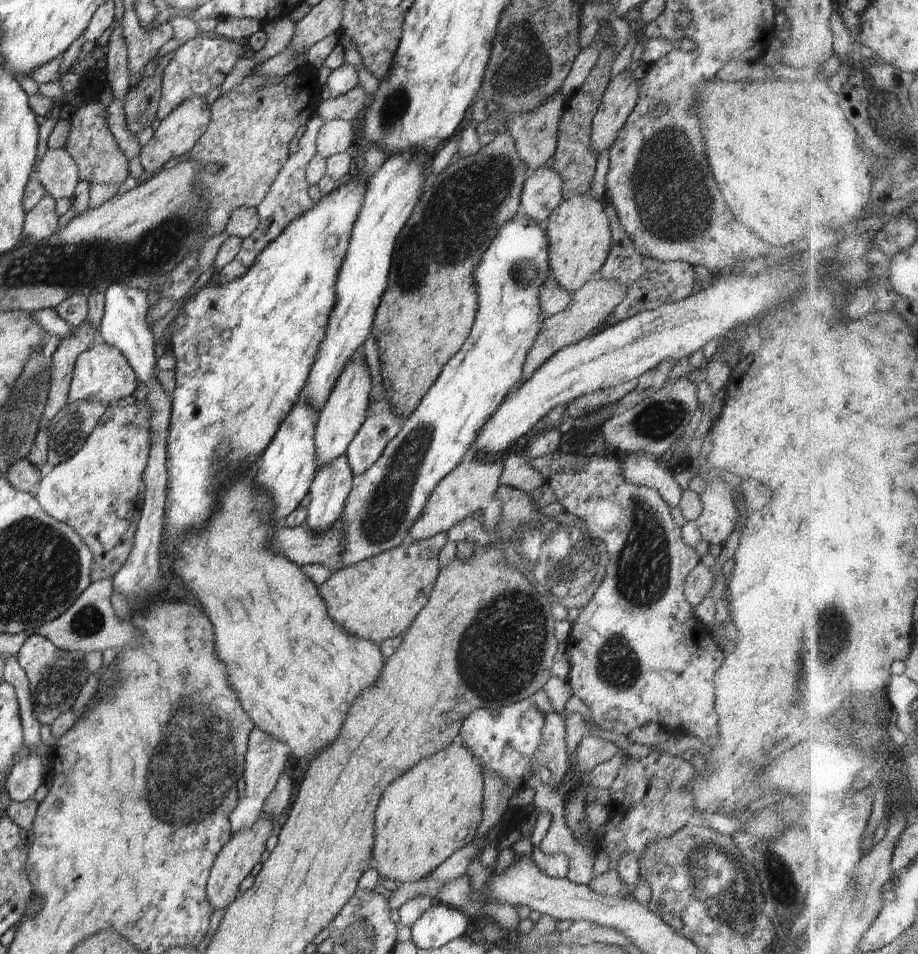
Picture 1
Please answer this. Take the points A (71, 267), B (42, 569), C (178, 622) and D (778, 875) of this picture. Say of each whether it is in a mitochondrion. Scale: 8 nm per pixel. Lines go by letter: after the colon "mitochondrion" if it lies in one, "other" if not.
A: mitochondrion
B: mitochondrion
C: other
D: mitochondrion

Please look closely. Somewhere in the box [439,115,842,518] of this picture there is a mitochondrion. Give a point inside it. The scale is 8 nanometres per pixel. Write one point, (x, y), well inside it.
(671, 201)

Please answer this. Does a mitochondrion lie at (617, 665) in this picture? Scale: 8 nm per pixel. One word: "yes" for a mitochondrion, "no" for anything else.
yes

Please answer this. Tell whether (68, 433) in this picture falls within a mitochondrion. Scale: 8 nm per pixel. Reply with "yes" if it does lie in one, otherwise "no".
yes

